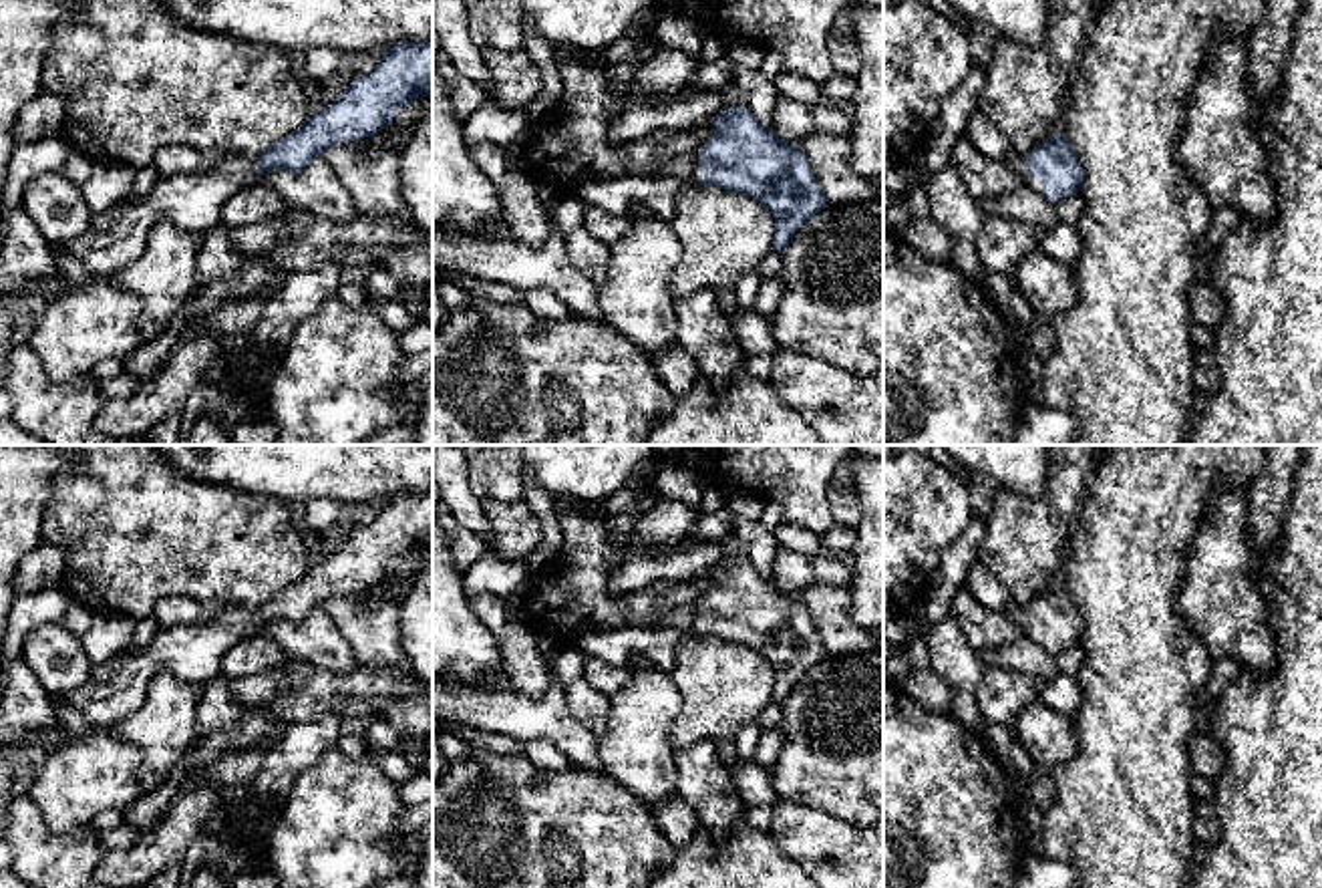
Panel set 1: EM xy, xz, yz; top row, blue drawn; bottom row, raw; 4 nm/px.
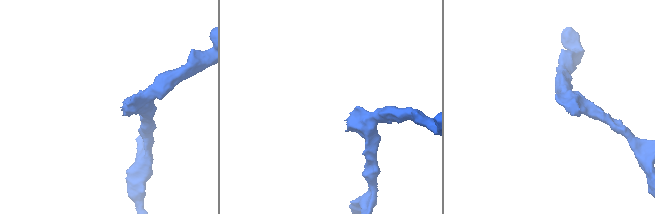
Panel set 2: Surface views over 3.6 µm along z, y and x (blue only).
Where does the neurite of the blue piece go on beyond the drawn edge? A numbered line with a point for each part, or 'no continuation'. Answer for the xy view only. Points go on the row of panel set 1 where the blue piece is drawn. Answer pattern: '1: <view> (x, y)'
1: xy (194, 202)

